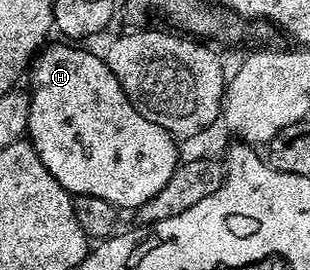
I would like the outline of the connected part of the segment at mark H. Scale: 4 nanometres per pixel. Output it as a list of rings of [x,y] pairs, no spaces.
[[[66,42],[53,43],[40,50],[29,68],[31,104],[26,134],[31,146],[41,157],[45,169],[49,169],[49,173],[53,173],[53,177],[57,177],[59,184],[72,196],[92,194],[111,202],[115,208],[137,209],[149,201],[157,189],[165,189],[169,177],[173,177],[175,168],[179,166],[181,156],[175,148],[175,136],[137,113],[125,89],[121,89],[121,81],[113,77],[102,54],[94,55],[91,51],[82,51],[79,48],[82,46]]]

